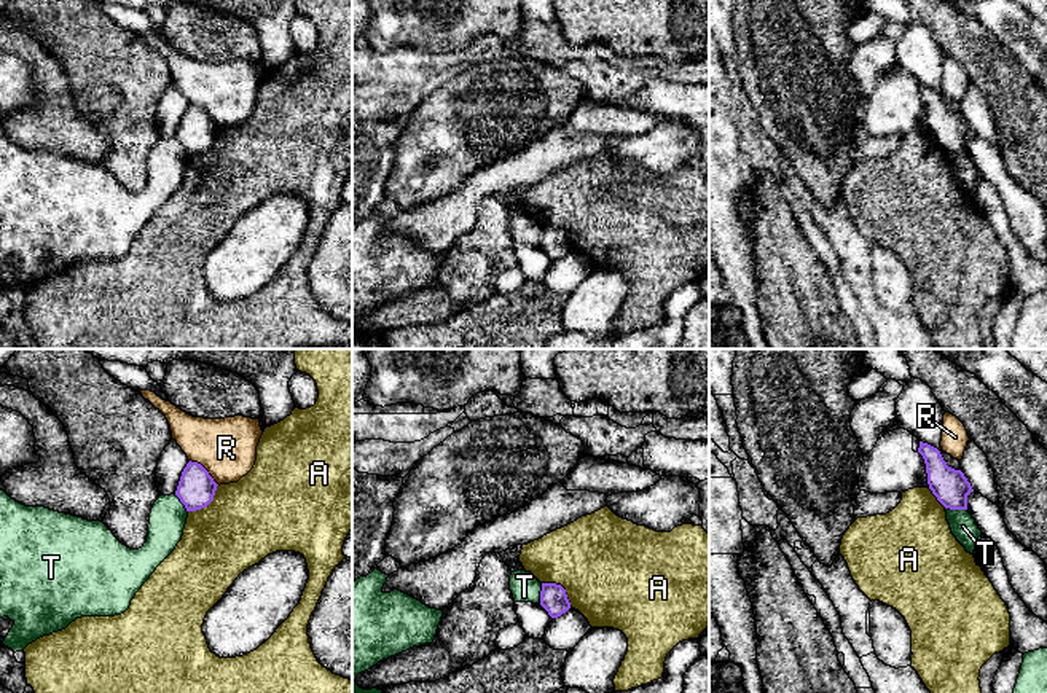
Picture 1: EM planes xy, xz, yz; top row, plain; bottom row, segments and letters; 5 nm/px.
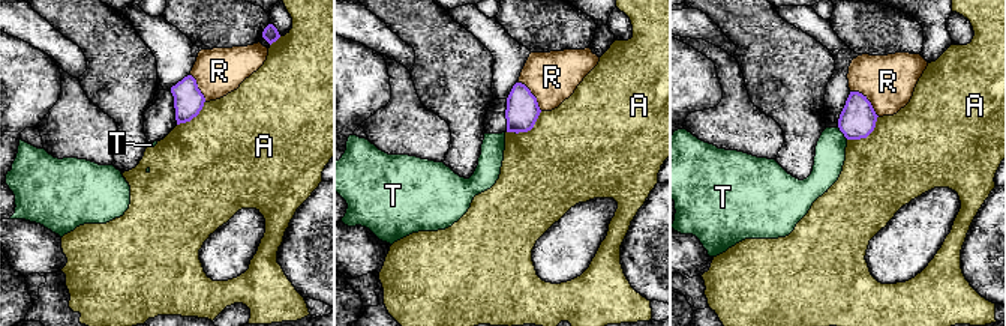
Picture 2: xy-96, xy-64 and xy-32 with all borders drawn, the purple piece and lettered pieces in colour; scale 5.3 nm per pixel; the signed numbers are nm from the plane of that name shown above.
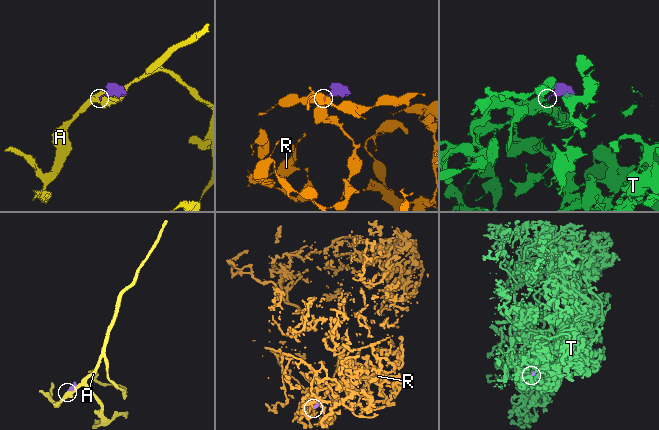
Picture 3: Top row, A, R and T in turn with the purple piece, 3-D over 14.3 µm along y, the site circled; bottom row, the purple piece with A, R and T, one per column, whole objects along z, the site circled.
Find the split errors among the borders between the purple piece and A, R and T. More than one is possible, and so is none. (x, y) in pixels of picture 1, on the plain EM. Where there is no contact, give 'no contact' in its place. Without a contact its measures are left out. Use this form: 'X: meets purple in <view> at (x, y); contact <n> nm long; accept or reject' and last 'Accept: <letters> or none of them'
A: meets purple in xz at (561, 230); contact 200 nm long; reject
R: meets purple in xy at (206, 113); contact 200 nm long; reject
T: meets purple in yz at (956, 152); contact 110 nm long; reject
Accept: none of them

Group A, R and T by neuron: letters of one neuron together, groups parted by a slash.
A / R / T

